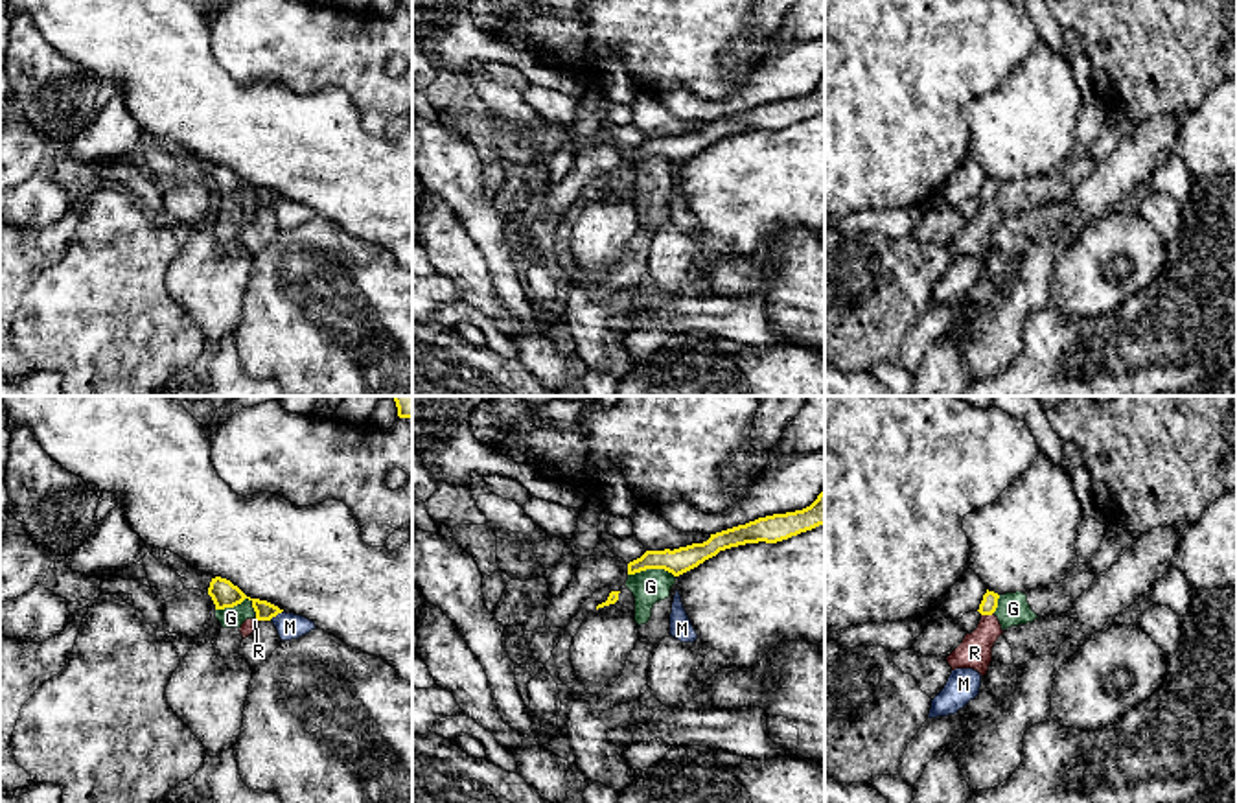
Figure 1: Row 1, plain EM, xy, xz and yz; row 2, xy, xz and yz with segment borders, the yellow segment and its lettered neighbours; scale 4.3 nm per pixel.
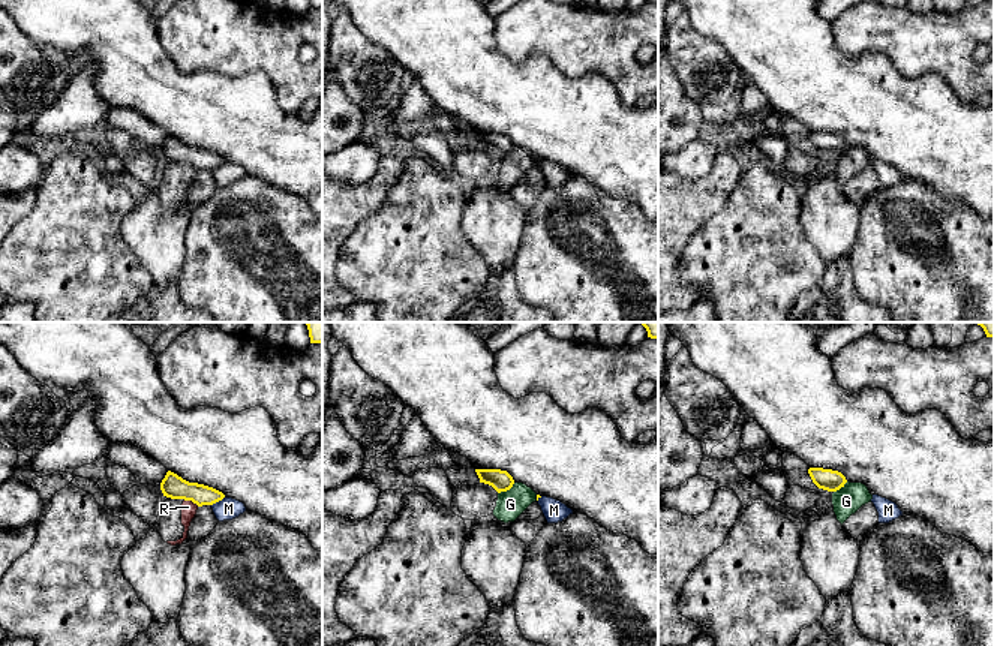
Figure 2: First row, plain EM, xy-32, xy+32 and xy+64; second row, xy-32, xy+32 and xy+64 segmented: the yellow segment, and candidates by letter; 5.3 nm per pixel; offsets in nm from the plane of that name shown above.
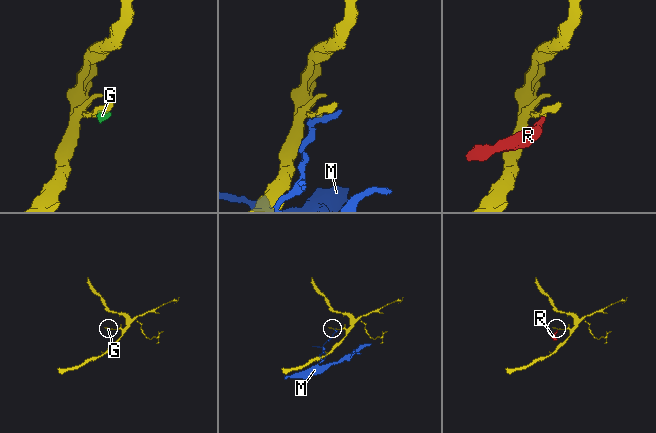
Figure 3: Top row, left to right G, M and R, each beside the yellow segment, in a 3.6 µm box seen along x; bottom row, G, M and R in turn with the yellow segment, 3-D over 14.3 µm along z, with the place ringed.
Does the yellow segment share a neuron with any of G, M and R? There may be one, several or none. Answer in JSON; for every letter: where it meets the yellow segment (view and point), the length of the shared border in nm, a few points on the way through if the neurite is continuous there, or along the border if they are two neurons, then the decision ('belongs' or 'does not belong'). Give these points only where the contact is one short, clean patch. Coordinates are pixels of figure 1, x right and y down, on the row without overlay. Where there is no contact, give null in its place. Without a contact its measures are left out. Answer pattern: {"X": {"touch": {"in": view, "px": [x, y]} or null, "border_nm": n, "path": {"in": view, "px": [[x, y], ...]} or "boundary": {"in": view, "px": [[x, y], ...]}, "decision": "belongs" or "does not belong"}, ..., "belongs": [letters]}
{"G": {"touch": {"in": "xy", "px": [242, 188]}, "border_nm": 190, "boundary": {"in": "xy", "px": [[216, 197], [236, 194], [247, 186], [256, 205]]}, "decision": "does not belong"}, "M": {"touch": {"in": "xy", "px": [275, 203]}, "border_nm": 80, "decision": "does not belong"}, "R": {"touch": {"in": "yz", "px": [987, 201]}, "border_nm": 60, "boundary": {"in": "yz", "px": [[993, 199], [982, 203]]}, "decision": "does not belong"}, "belongs": []}

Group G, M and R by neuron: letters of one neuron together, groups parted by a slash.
G R / M

